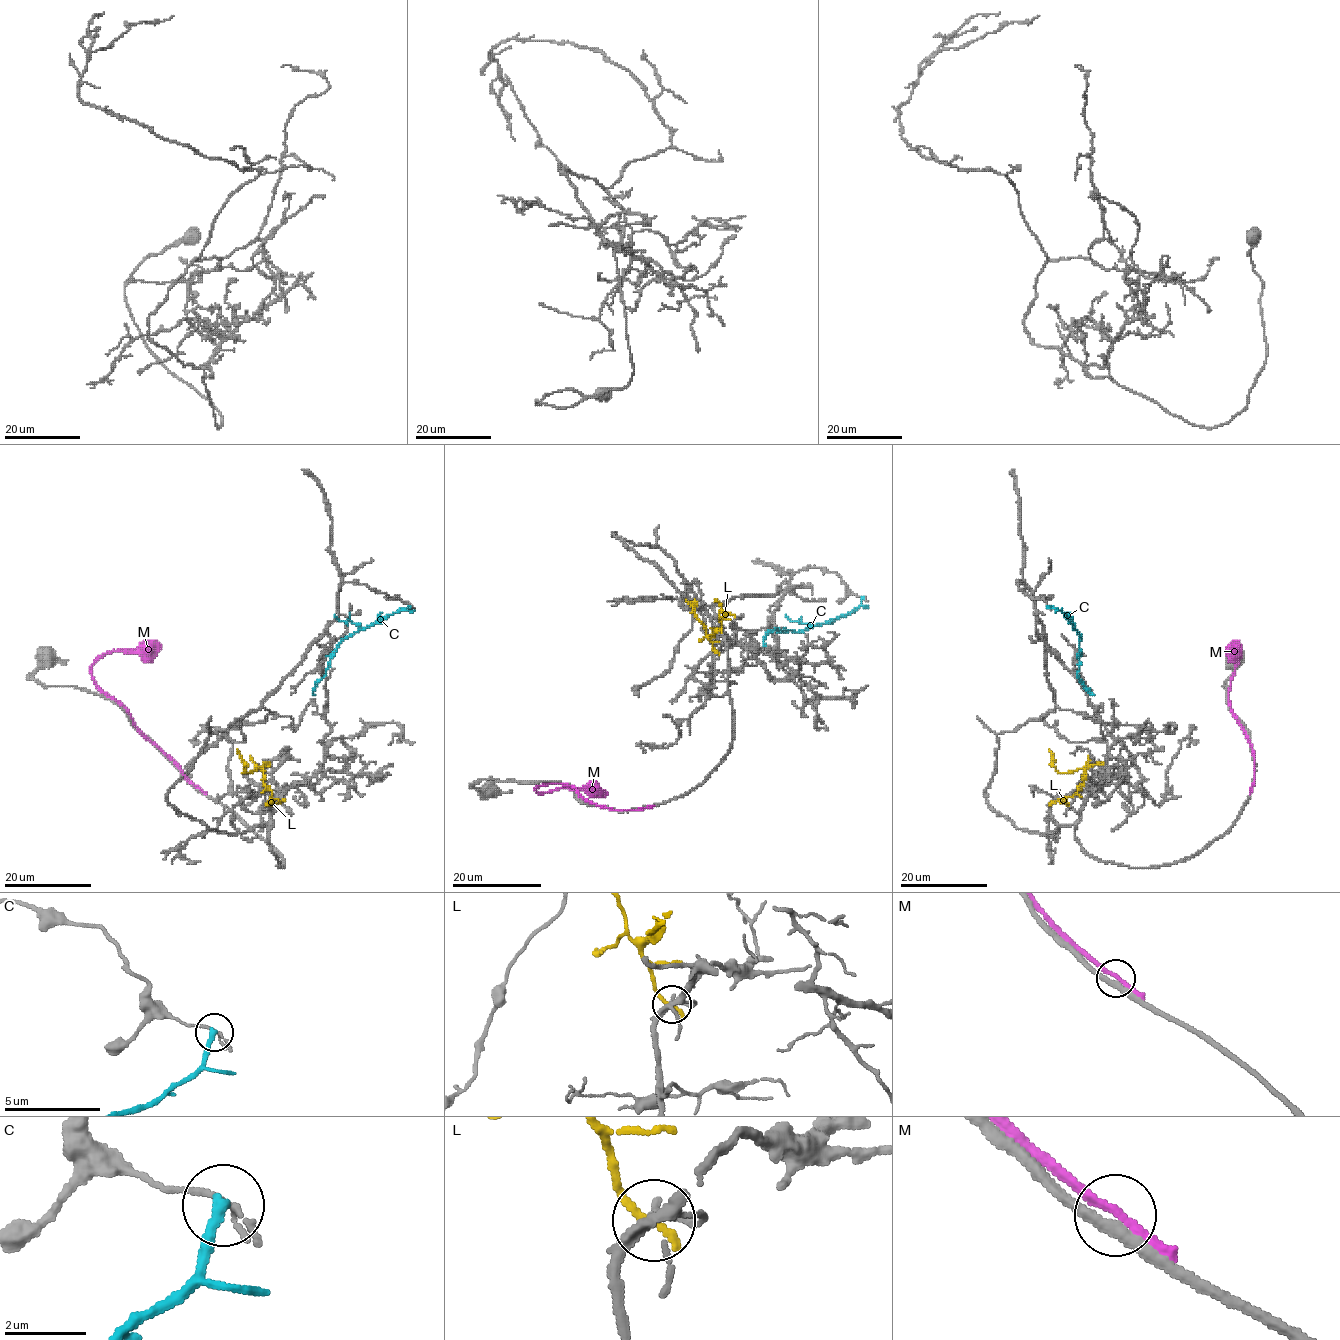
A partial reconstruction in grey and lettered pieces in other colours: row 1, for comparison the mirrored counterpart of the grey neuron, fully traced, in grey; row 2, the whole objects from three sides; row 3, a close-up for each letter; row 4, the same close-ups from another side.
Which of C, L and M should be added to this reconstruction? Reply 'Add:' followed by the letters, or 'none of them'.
Add: none of them

